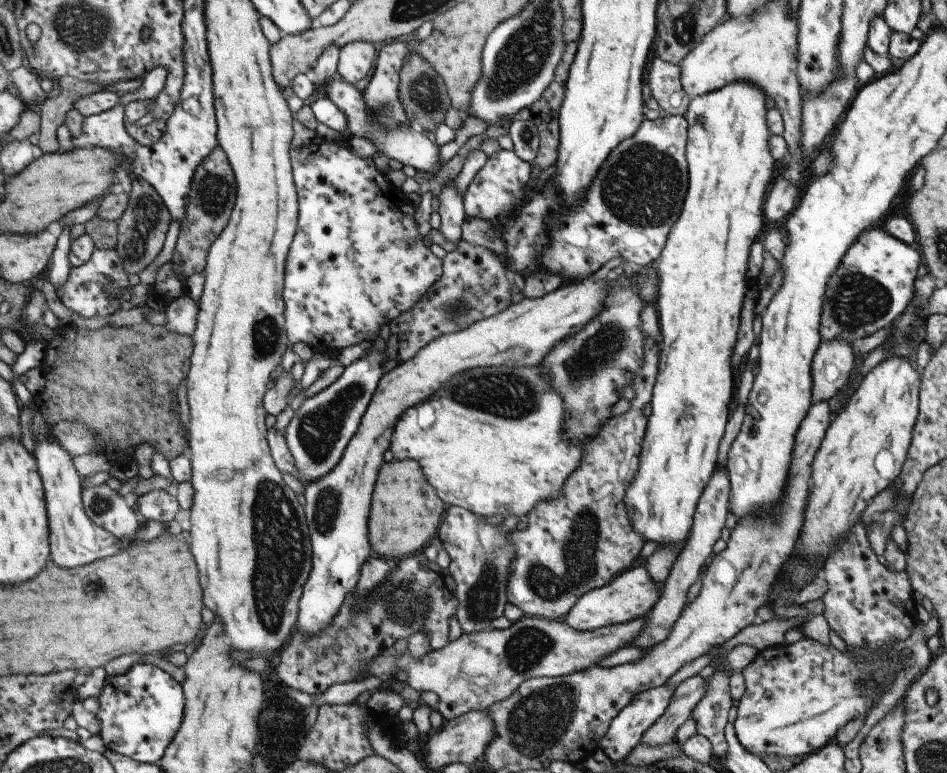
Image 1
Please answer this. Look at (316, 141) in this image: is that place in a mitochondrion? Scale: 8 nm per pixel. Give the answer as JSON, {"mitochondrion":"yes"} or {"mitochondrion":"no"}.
{"mitochondrion":"no"}

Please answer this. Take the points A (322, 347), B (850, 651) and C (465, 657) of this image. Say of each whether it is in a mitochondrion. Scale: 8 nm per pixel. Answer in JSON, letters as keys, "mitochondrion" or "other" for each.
{"A":"other","B":"other","C":"other"}

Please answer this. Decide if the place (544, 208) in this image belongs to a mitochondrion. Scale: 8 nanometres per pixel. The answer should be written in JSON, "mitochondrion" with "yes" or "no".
{"mitochondrion":"no"}

